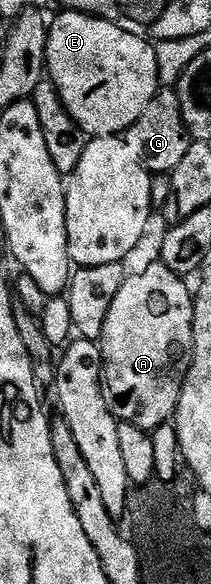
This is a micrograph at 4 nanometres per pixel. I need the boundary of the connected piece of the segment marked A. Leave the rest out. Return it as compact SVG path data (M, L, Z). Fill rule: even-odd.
M162 262L154 263L144 272L136 276L128 275L124 279L121 290L117 290L117 298L113 298L113 306L109 306L101 341L105 395L111 413L120 423L135 425L150 432L174 417L195 349L195 301L192 289L187 289L188 281L184 277L166 268Z

